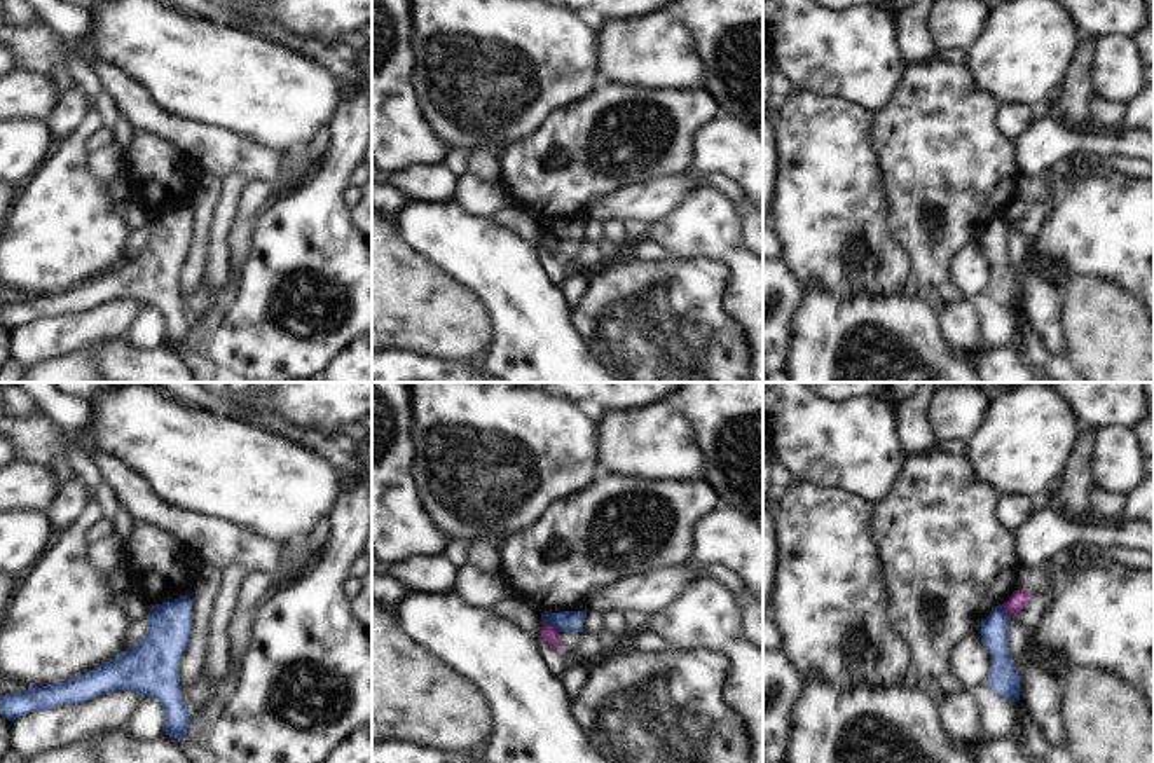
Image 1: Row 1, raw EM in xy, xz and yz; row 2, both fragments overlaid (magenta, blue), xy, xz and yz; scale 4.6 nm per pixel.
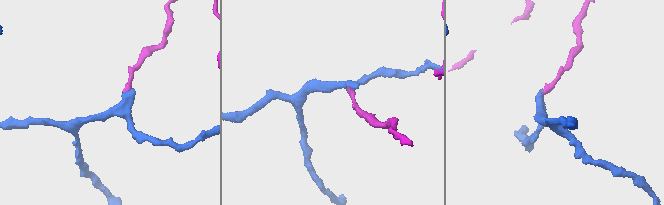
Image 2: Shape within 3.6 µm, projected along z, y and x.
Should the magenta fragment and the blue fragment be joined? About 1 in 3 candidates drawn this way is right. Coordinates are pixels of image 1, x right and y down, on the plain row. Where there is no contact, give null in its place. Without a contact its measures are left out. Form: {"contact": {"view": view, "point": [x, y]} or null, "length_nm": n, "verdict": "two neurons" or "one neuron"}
{"contact": {"view": "xz", "point": [552, 234]}, "length_nm": 90, "verdict": "two neurons"}

